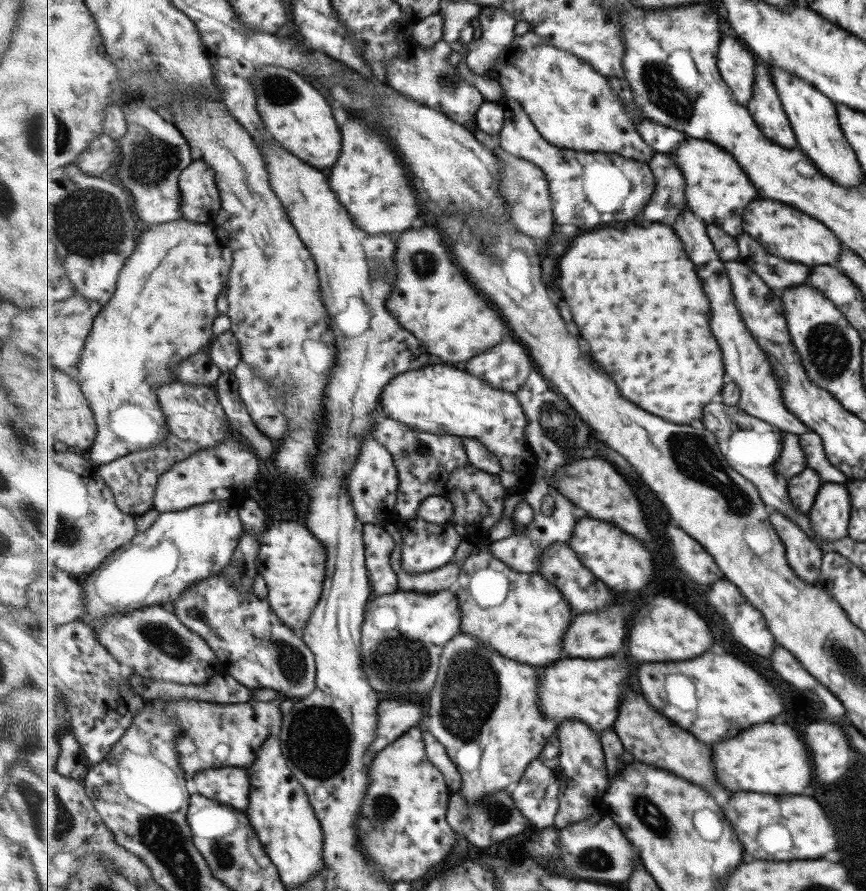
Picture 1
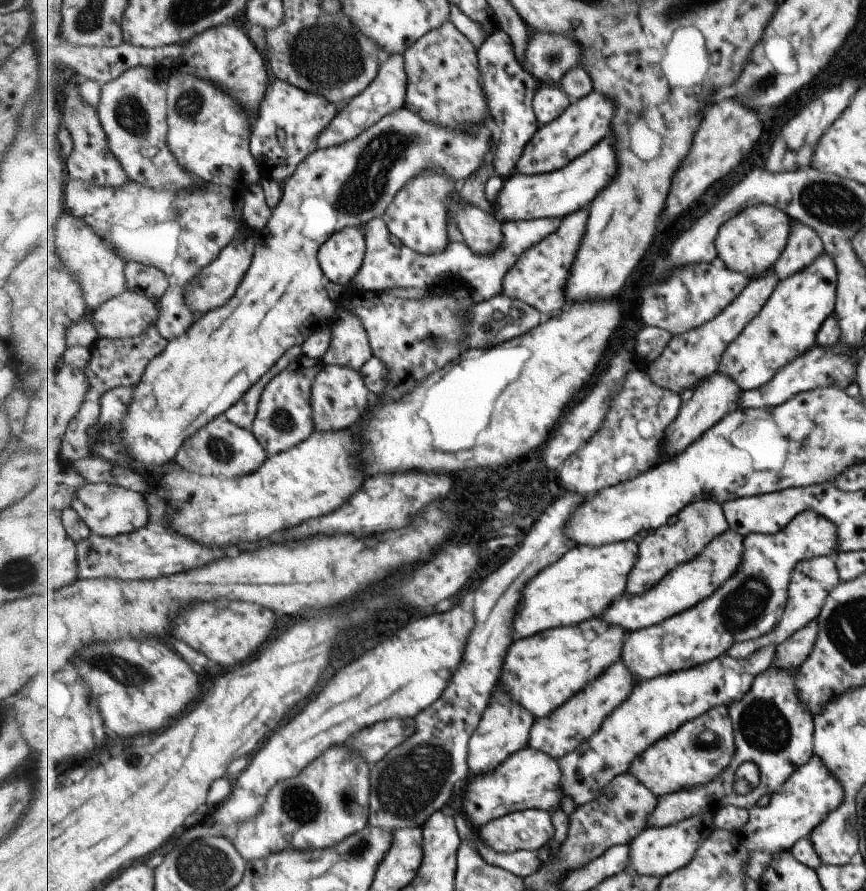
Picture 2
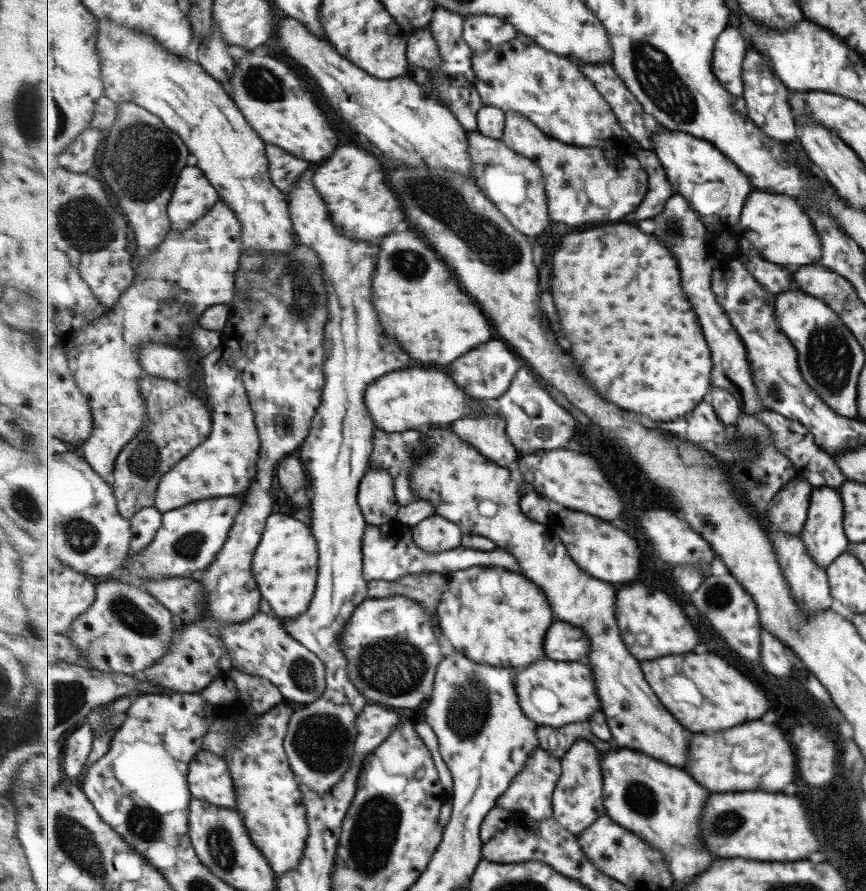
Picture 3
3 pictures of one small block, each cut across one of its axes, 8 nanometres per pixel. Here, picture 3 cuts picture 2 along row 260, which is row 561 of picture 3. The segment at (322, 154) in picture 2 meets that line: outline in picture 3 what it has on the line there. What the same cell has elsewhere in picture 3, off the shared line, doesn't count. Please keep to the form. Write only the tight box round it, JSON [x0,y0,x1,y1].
[252,514,320,619]

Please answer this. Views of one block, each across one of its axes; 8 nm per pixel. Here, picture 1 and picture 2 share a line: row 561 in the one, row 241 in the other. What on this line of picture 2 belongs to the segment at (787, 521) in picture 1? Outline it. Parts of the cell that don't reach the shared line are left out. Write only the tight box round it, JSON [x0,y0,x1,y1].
[774,220,823,281]

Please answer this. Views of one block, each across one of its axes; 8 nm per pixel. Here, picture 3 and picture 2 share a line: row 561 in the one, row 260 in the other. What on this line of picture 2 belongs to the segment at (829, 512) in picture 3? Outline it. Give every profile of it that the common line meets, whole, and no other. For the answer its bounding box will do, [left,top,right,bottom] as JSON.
[719,252,836,391]

